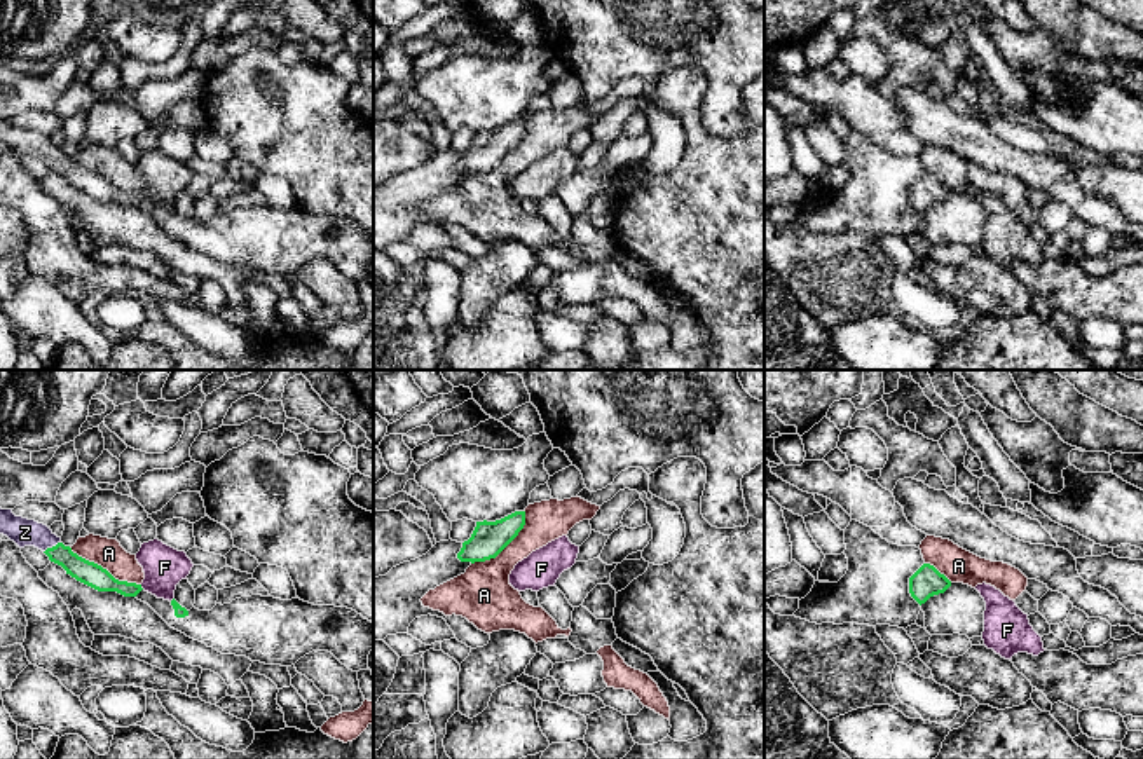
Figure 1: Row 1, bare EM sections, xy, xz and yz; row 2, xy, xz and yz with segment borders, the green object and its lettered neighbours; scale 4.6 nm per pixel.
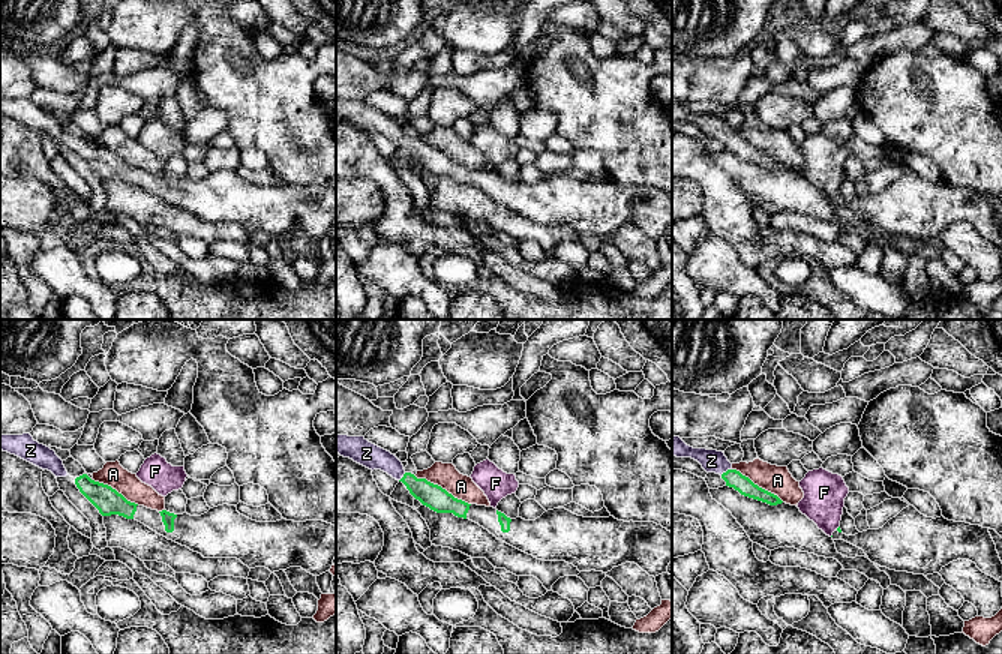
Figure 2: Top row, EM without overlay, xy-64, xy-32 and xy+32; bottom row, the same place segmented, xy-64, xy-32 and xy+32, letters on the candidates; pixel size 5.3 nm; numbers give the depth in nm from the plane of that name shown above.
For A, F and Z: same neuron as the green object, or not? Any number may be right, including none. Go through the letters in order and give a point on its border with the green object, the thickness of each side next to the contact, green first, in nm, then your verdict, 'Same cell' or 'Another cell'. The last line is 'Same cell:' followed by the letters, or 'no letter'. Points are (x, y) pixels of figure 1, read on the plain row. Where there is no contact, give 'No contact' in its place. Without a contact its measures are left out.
A: Touches green at xy (105, 178). Thickness 110 nm (green) against 140 nm. Another cell
F: Touches green at xy (140, 196). Thickness 110 nm (green) against 190 nm. Another cell
Z: Touches green at xy (53, 156). Thickness 110 nm (green) against 130 nm. Same cell
Same cell: Z

